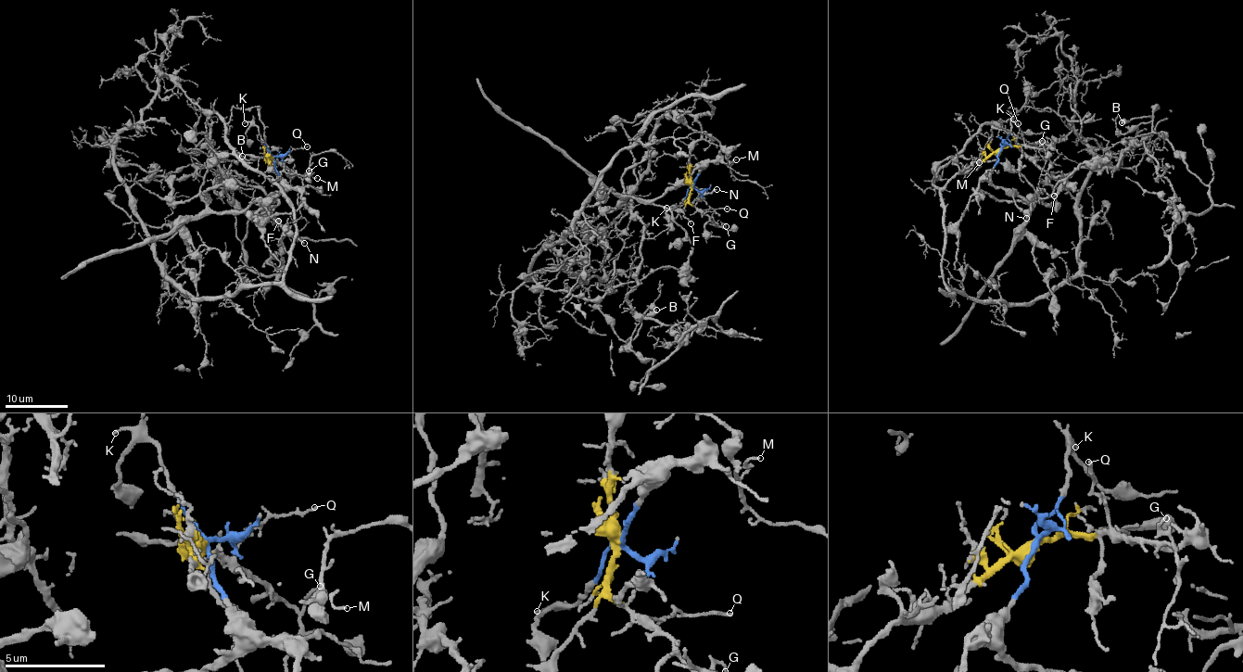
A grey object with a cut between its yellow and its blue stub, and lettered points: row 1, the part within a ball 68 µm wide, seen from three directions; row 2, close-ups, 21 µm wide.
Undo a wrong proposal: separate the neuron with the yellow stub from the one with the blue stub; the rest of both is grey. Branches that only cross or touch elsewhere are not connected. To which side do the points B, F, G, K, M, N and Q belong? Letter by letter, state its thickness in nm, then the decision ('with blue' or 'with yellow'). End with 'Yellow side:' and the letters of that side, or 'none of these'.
B: calibre 550 nm; with yellow
F: calibre 110 nm; with blue
G: calibre 140 nm; with yellow
K: calibre 120 nm; with blue
M: calibre 100 nm; with yellow
N: calibre 180 nm; with blue
Q: calibre 140 nm; with yellow
Yellow side: B, G, M, Q

